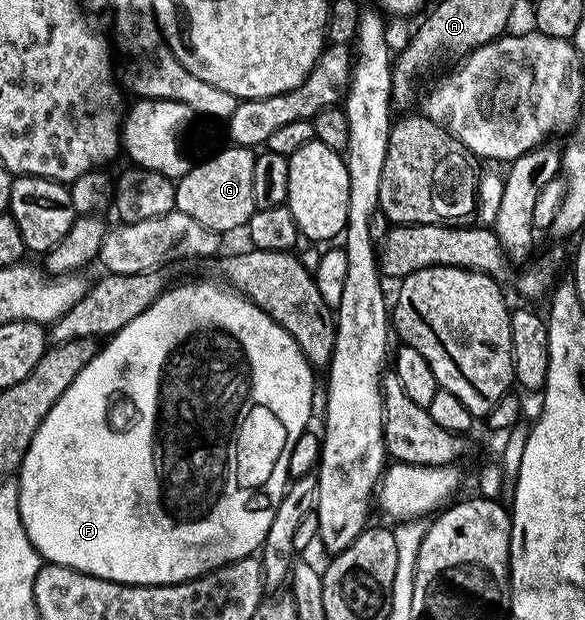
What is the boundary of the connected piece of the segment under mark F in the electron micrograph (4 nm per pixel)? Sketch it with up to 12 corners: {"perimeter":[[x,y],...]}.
{"perimeter":[[216,283],[97,350],[18,472],[41,560],[255,556],[314,368]]}

